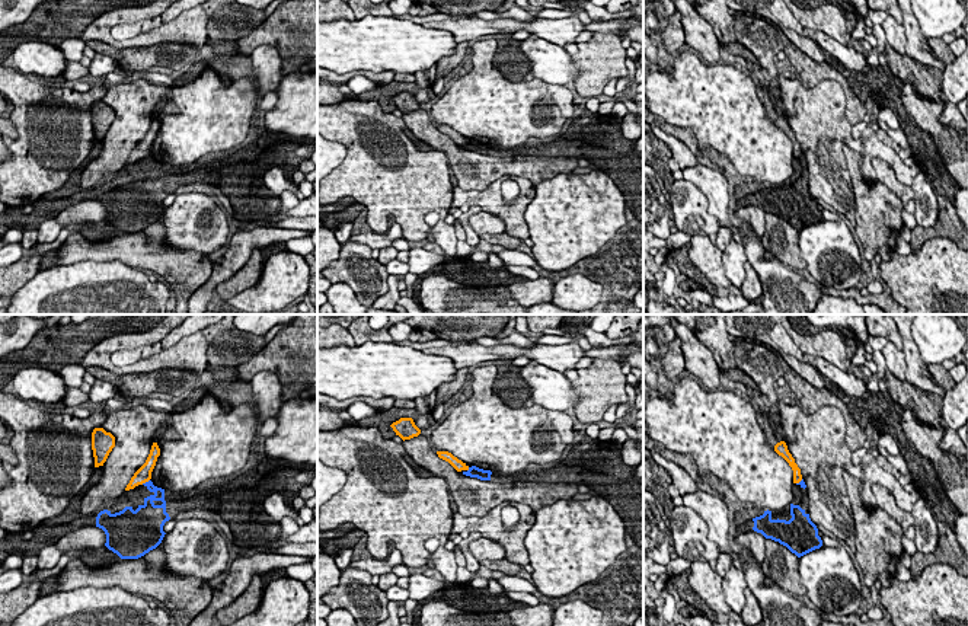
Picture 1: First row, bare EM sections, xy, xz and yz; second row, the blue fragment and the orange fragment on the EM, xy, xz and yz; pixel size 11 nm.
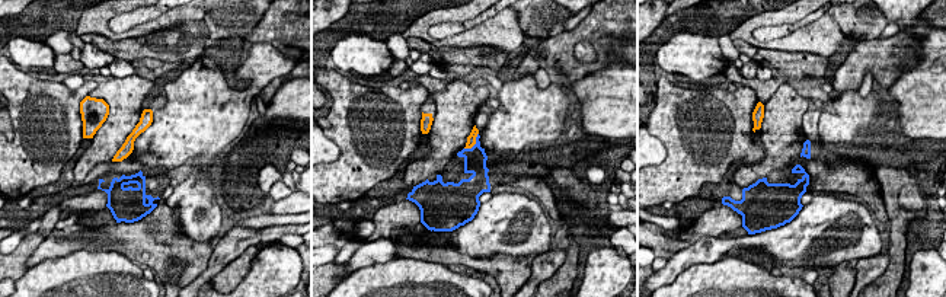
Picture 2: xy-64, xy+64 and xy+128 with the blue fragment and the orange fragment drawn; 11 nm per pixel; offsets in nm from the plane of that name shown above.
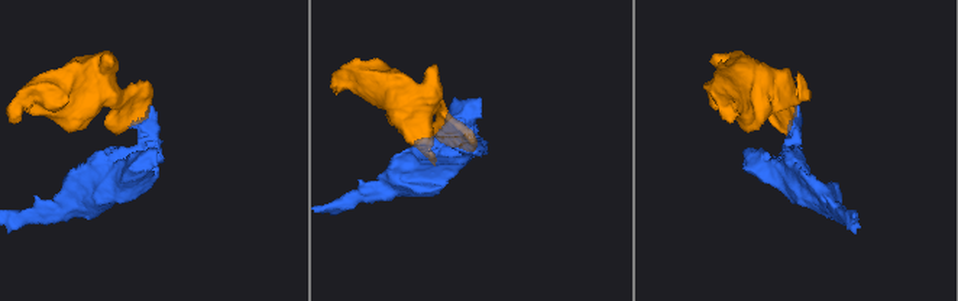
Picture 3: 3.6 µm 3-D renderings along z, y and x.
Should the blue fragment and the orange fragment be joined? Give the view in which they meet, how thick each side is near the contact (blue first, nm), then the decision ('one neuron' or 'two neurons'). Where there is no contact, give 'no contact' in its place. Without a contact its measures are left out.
meets blue in xy; 130 nm thick on the blue side, 170 nm on the other; two neurons

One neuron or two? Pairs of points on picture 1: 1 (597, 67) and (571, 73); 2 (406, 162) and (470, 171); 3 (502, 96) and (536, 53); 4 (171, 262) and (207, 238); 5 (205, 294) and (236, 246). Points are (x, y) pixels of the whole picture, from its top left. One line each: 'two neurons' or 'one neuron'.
1: two neurons
2: two neurons
3: two neurons
4: two neurons
5: one neuron

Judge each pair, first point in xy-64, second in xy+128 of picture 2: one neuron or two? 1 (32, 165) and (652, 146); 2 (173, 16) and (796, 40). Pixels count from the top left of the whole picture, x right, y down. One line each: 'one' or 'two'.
1: two
2: one

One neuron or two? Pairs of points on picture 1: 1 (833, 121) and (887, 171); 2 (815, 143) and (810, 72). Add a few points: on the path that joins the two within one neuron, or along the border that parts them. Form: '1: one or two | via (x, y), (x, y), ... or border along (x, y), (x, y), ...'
1: two | border along (871, 159), (884, 159), (898, 181)
2: two | border along (810, 89), (823, 80), (834, 80), (844, 98)

